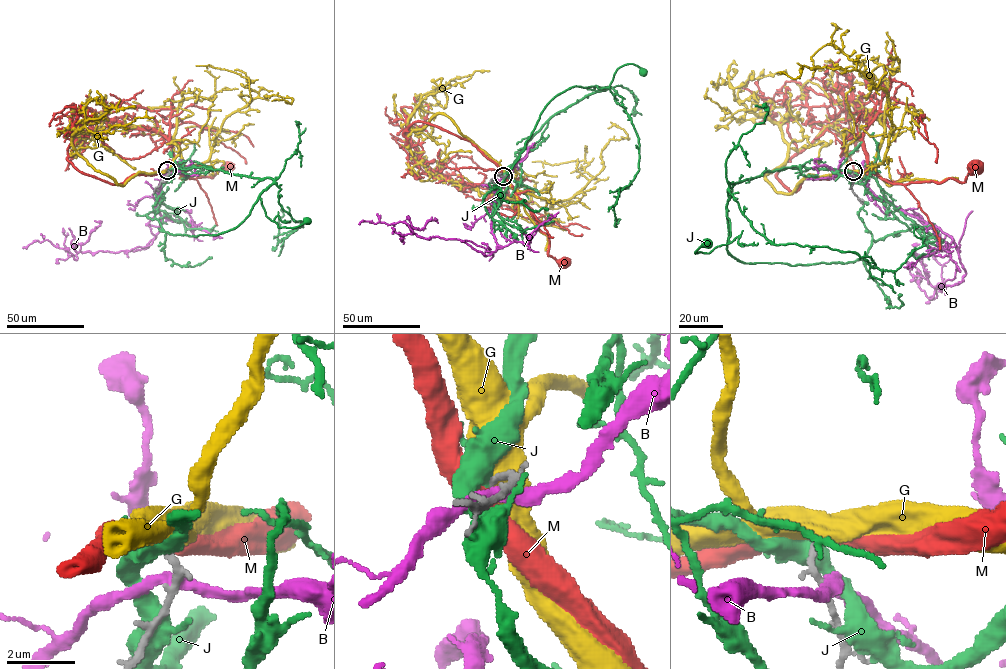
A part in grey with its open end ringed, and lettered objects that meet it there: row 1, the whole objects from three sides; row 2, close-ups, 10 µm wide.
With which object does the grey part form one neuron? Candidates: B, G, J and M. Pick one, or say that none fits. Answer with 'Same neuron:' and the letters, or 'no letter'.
Same neuron: no letter

